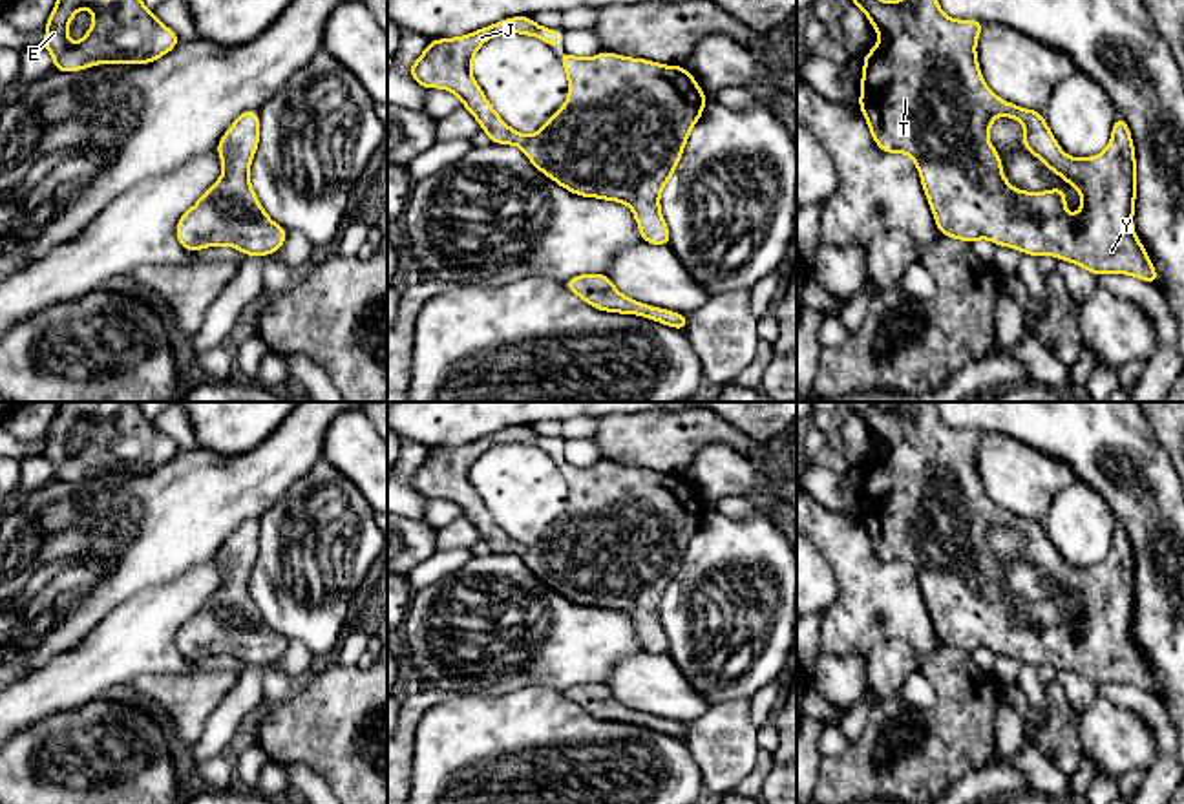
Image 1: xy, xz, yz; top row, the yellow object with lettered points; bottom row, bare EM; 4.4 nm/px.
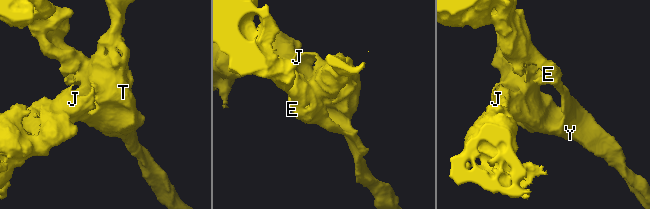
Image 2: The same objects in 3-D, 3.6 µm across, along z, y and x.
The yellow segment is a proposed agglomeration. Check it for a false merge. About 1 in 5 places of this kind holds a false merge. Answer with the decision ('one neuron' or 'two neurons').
one neuron

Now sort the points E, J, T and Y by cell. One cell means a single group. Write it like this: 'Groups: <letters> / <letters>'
Groups: E J T Y

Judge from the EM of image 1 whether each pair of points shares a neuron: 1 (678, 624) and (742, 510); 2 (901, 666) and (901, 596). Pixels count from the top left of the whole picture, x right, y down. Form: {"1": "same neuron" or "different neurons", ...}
{"1": "different neurons", "2": "different neurons"}

